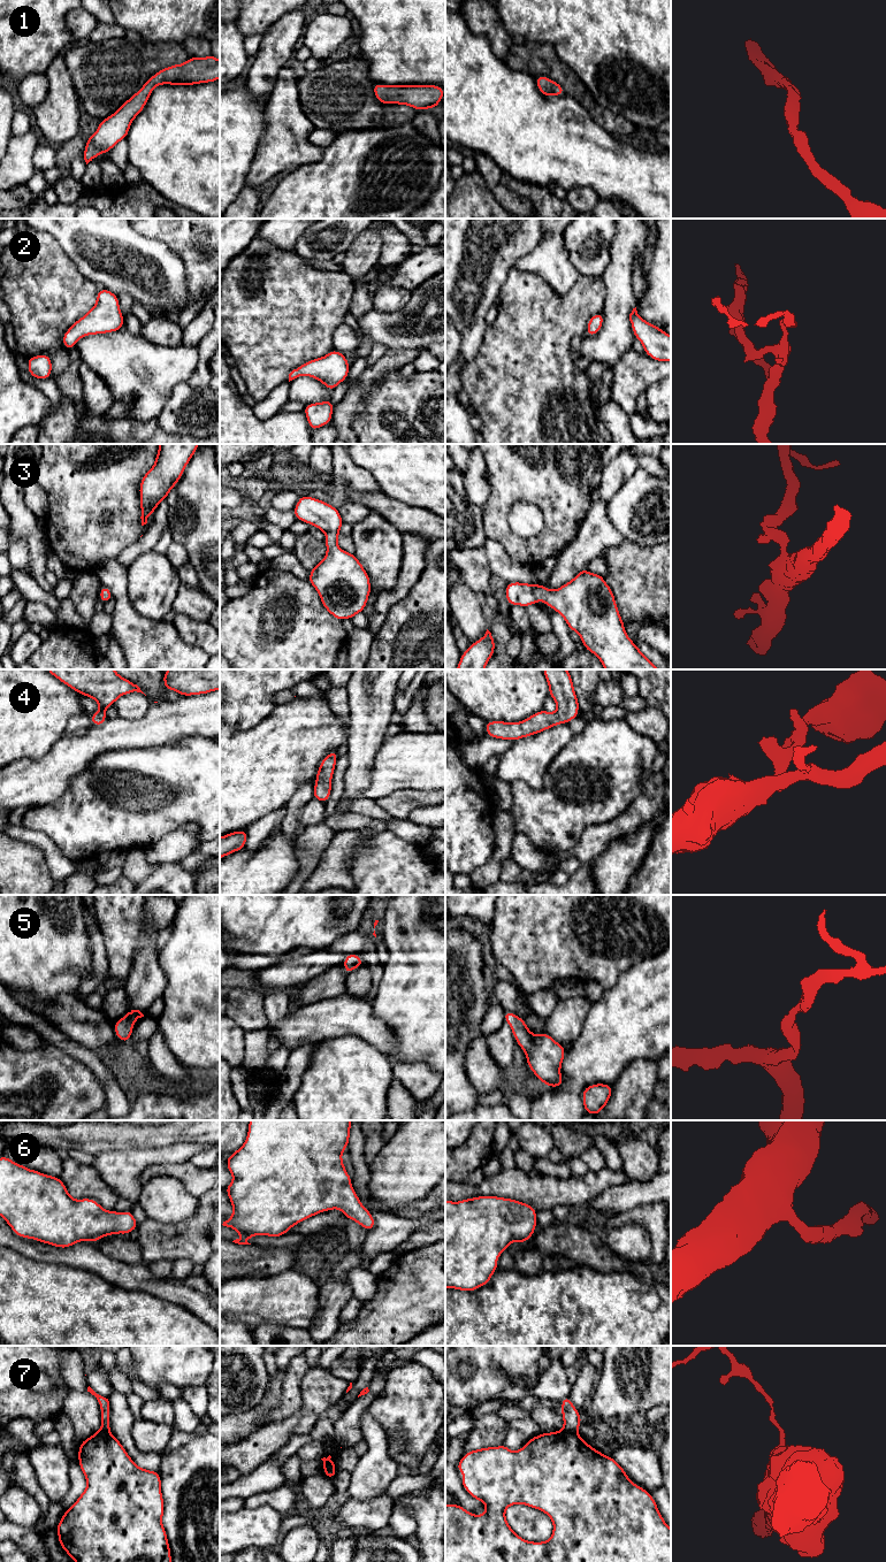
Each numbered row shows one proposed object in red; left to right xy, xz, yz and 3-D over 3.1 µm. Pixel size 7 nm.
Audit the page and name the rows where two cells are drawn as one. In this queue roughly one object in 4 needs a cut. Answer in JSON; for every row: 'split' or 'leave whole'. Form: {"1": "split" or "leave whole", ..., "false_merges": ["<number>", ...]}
{"1": "leave whole", "2": "leave whole", "3": "leave whole", "4": "leave whole", "5": "leave whole", "6": "leave whole", "7": "split", "false_merges": ["7"]}

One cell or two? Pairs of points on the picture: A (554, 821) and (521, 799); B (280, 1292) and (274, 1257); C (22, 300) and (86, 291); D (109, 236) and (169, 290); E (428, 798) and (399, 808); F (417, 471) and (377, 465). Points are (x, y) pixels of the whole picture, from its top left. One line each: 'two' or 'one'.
A: one
B: two
C: one
D: one
E: one
F: one

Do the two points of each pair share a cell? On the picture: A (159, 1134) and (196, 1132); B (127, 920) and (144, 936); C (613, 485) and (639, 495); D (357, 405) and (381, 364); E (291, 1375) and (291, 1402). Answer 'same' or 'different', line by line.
A: same
B: different
C: different
D: same
E: same

